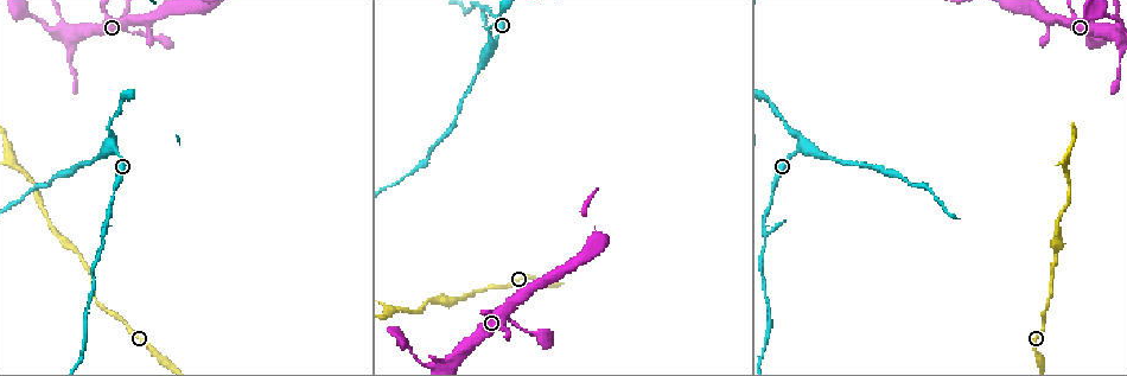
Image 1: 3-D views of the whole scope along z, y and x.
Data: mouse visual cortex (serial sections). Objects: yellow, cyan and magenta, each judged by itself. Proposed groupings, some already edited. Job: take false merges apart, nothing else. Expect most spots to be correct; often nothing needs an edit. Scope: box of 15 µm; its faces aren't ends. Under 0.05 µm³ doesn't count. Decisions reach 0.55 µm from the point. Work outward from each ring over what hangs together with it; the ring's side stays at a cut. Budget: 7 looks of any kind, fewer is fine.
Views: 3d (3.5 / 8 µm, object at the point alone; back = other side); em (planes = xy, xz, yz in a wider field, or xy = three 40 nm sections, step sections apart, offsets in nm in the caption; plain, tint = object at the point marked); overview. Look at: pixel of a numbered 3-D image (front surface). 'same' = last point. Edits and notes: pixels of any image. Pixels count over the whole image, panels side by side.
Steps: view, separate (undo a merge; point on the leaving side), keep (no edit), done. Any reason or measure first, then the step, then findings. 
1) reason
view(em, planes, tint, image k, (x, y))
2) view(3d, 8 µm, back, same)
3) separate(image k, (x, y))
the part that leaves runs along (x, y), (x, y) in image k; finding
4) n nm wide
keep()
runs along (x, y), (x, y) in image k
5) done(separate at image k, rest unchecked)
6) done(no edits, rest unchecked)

a narrow waist
view(3d, 3.5 µm, image 1, (493, 14))

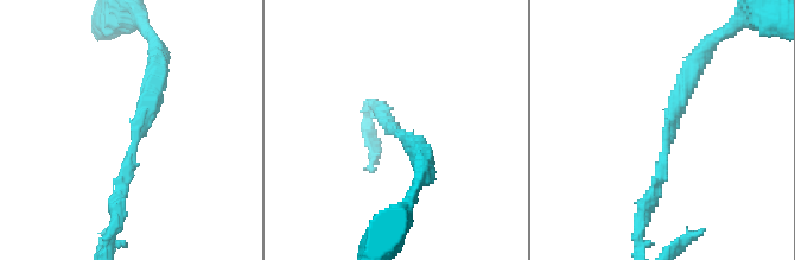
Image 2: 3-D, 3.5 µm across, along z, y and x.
view(em, planes, tint, image 2, (666, 152))

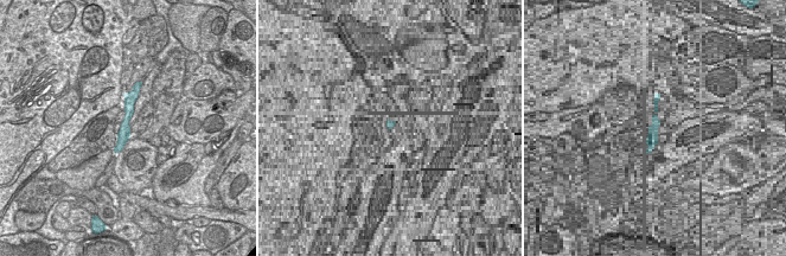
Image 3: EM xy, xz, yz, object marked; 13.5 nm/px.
keep()
runs along (687, 82), (641, 224) in image 2; all the same cell

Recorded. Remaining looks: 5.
abrupt turn
view(3d, 8 µm, image 1, (801, 148))

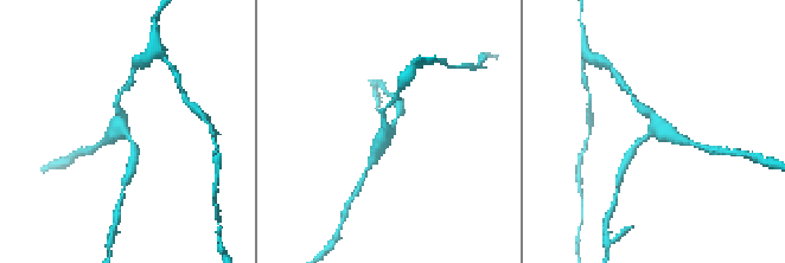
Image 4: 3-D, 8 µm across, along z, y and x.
3 arms; arms of 200, 250, 350 nm; now the EM
view(em, xy, step 2, tint, image 4, (654, 129))

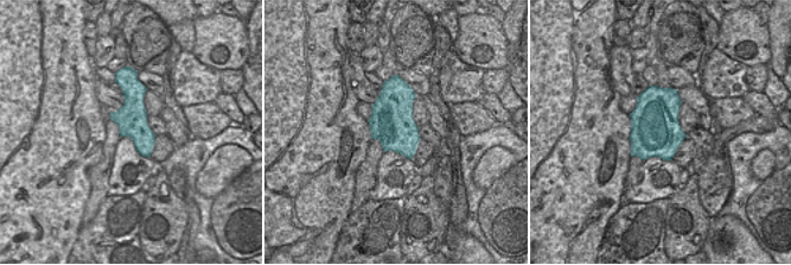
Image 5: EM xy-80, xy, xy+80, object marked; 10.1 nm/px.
keep()
runs along (400, 109), (372, 159) in image 4; one cell here

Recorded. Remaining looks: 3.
view(em, xy, step 5, tint, image 1, (395, 306))

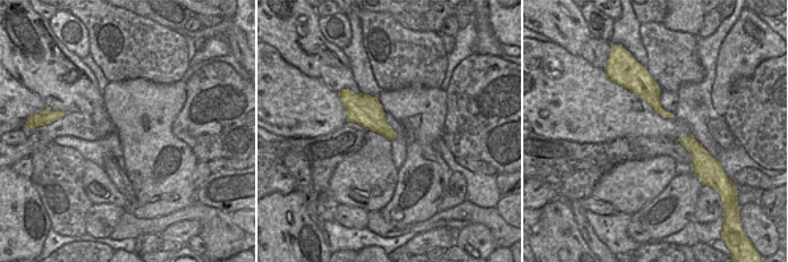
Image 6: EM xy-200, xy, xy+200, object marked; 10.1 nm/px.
wider look
view(3d, 3.5 µm, same)

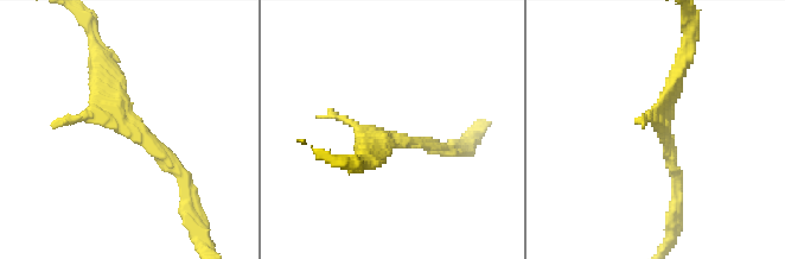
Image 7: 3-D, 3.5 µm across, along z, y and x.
260 nm wide
keep()
runs along (183, 177), (125, 122), (99, 57) in image 7; one cell here

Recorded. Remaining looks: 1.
done(no edits, rest unchecked)

